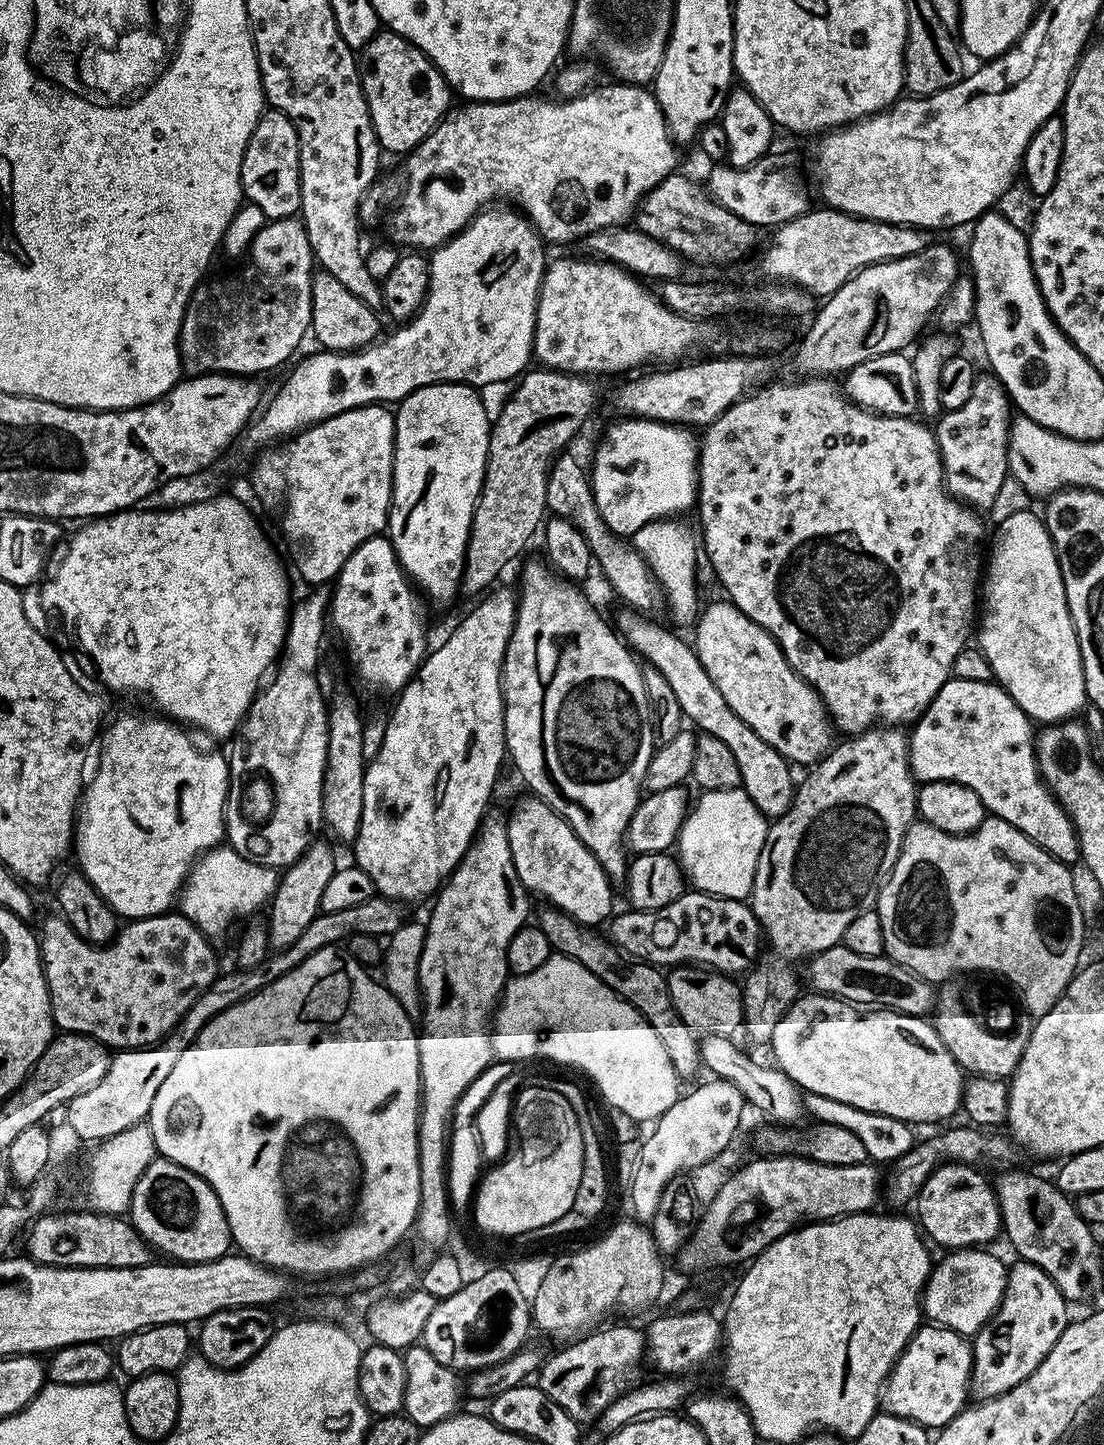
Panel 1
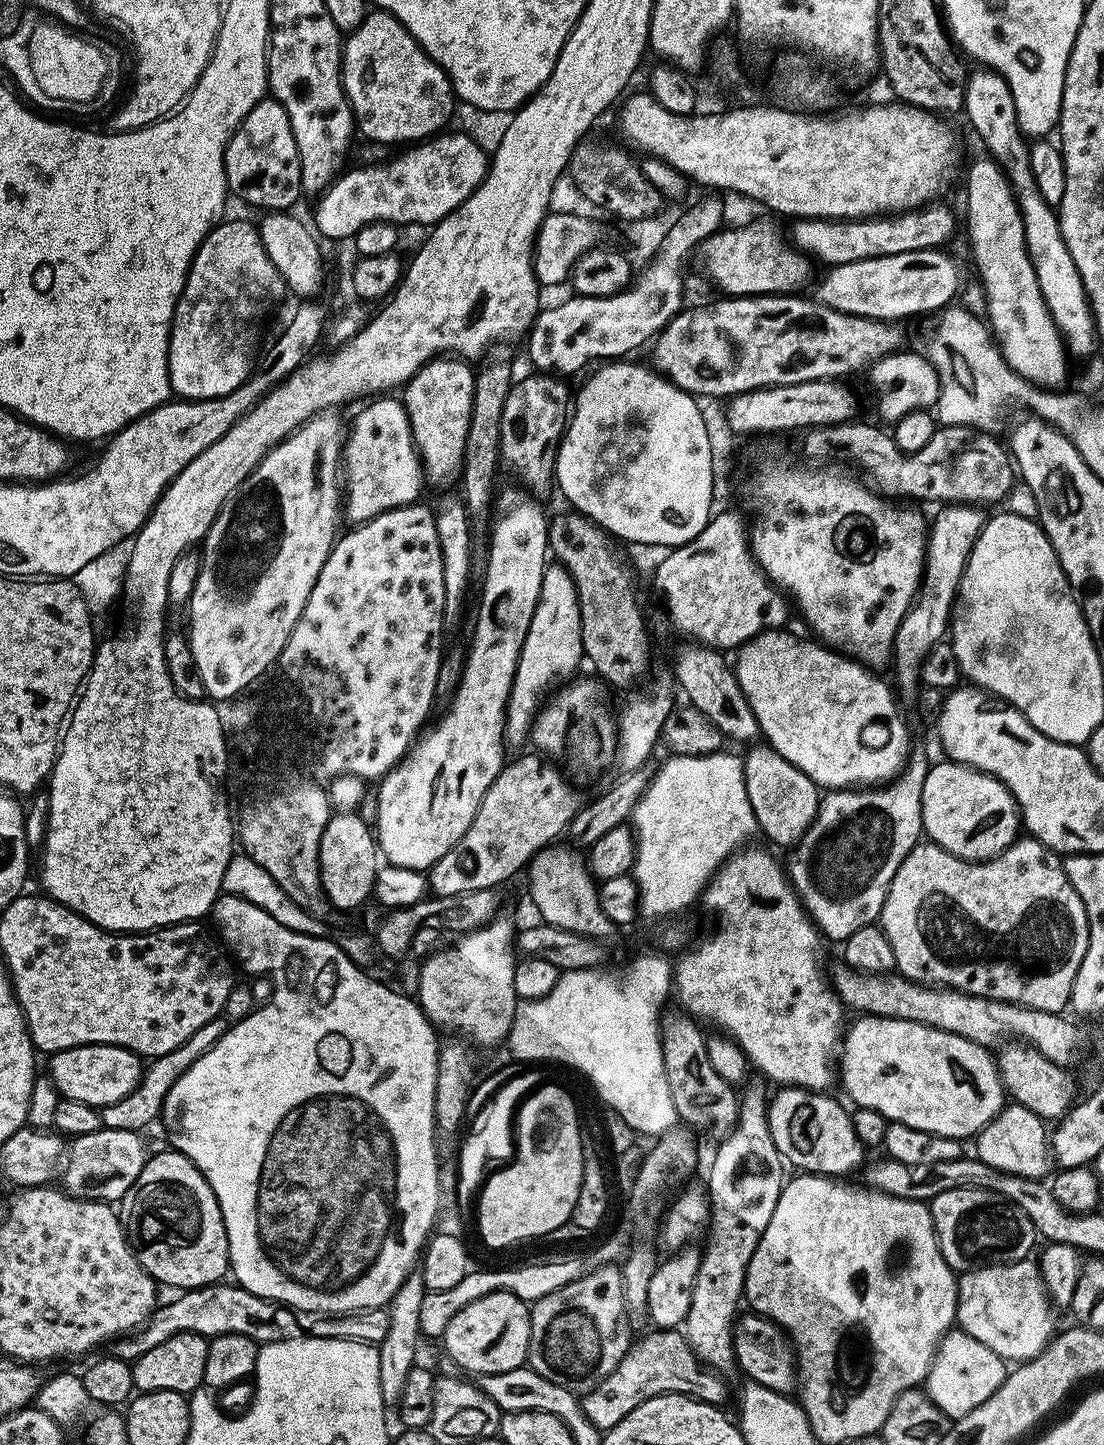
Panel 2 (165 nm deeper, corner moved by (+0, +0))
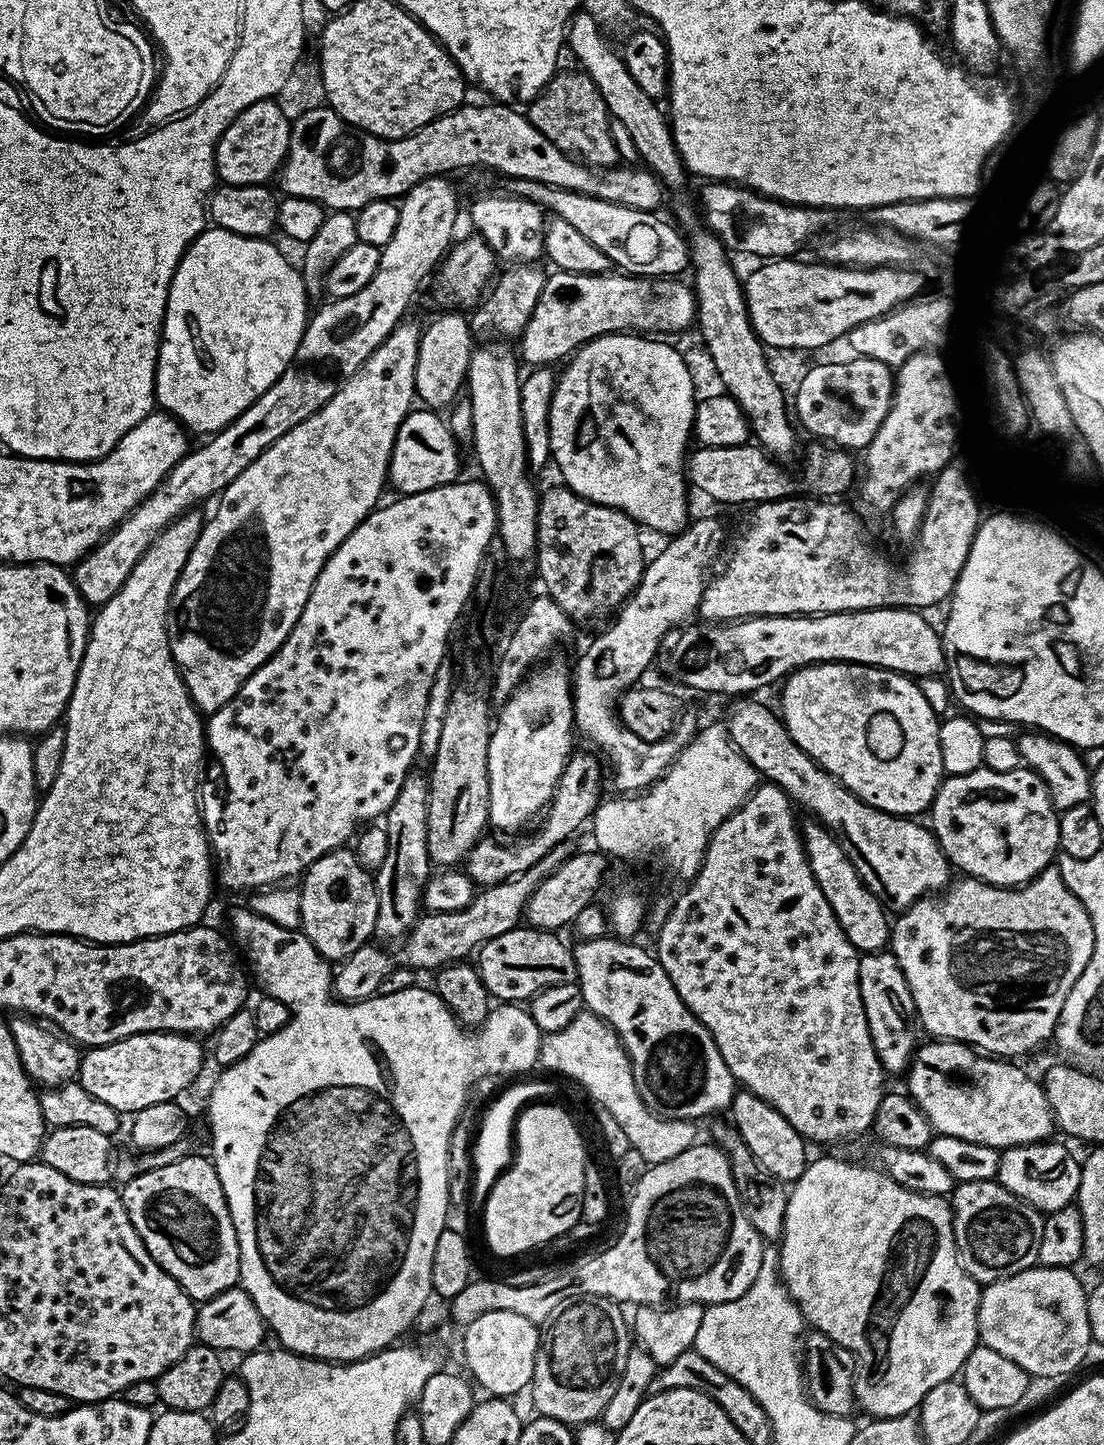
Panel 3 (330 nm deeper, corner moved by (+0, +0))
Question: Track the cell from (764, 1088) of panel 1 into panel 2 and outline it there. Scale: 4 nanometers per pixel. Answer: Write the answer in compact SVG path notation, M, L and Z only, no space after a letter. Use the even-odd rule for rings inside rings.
M784 1086L780 1092L771 1097L768 1106L768 1125L770 1134L774 1138L774 1146L778 1146L781 1156L789 1165L792 1164L804 1174L814 1176L830 1176L844 1178L847 1172L861 1167L866 1160L866 1149L852 1125L849 1109L844 1109L838 1101L828 1092L809 1092L806 1088L793 1088Z

